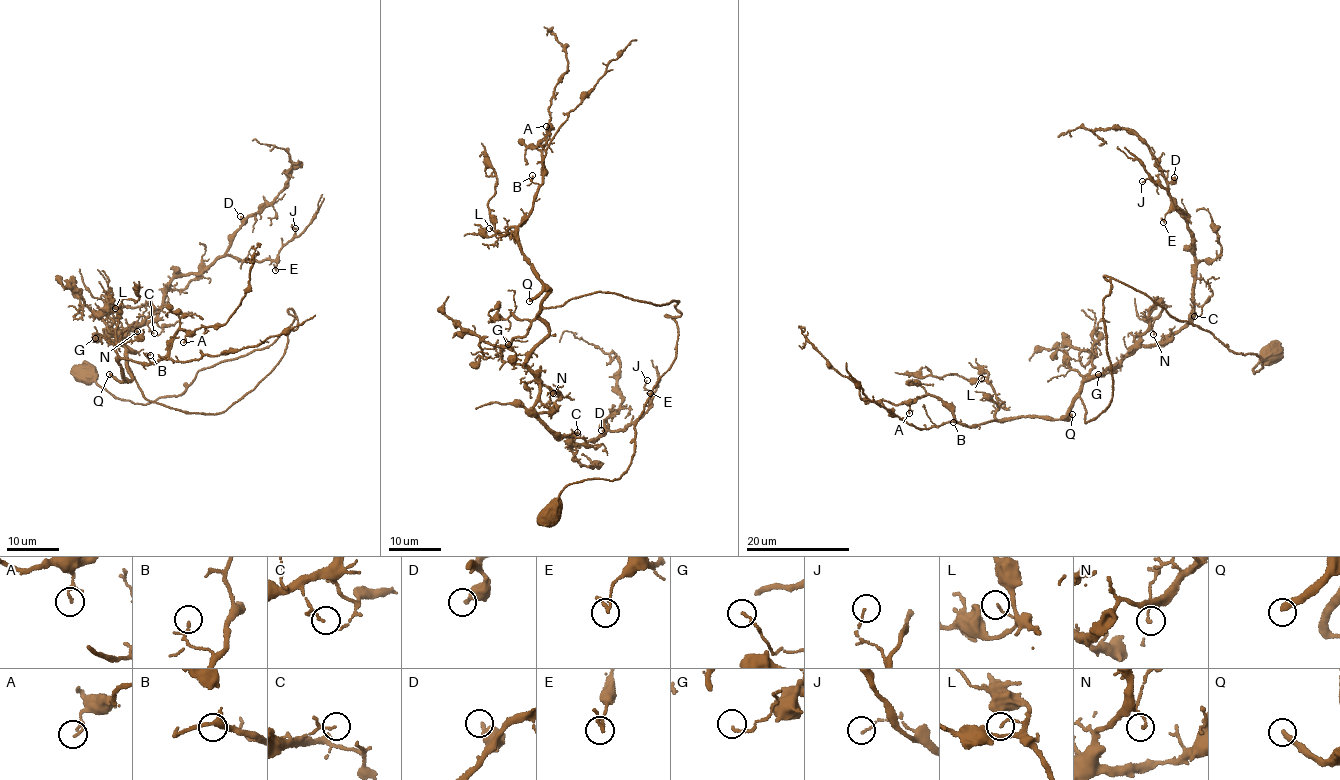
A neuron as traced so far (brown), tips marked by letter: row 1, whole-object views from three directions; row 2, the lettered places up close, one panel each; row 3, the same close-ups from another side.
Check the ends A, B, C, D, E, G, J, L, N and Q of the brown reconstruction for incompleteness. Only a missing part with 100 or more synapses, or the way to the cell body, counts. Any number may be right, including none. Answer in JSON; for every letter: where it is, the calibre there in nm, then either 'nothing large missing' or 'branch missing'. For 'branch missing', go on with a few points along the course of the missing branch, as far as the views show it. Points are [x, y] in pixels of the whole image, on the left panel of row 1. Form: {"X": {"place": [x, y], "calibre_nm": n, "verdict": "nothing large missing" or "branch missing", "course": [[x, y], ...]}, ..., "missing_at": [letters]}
{"A": {"place": [183, 342], "calibre_nm": 100, "verdict": "nothing large missing"}, "B": {"place": [150, 355], "calibre_nm": 160, "verdict": "nothing large missing"}, "C": {"place": [154, 333], "calibre_nm": 80, "verdict": "nothing large missing"}, "D": {"place": [240, 216], "calibre_nm": 320, "verdict": "nothing large missing"}, "E": {"place": [275, 270], "calibre_nm": 170, "verdict": "nothing large missing"}, "G": {"place": [95, 338], "calibre_nm": 130, "verdict": "nothing large missing"}, "J": {"place": [295, 228], "calibre_nm": 110, "verdict": "nothing large missing"}, "L": {"place": [115, 308], "calibre_nm": 100, "verdict": "nothing large missing"}, "N": {"place": [137, 331], "calibre_nm": 110, "verdict": "nothing large missing"}, "Q": {"place": [109, 374], "calibre_nm": 320, "verdict": "branch missing", "course": [[109, 374], [21, 262], [96, 330], [148, 330], [160, 277], [188, 274], [325, 182], [347, 158], [353, 118]]}, "missing_at": ["Q"]}

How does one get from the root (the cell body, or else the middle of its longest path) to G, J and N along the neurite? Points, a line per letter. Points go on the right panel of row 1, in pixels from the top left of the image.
G: (1270, 354), (1254, 372), (1259, 357), (1106, 276), (1112, 393), (1085, 423), (1080, 385), (1098, 374)
J: (1270, 354), (1254, 372), (1106, 276), (1112, 393), (1085, 423), (1080, 385), (1195, 307), (1188, 215), (1142, 181)
N: (1270, 354), (1254, 372), (1259, 357), (1106, 276), (1112, 393), (1085, 423), (1080, 385), (1153, 334)

